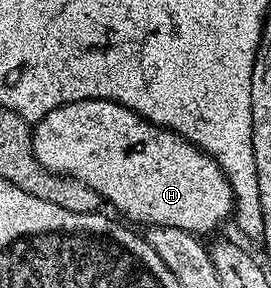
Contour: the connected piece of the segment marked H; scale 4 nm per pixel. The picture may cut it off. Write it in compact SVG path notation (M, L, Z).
M82 100L81 102L69 102L65 106L57 106L57 110L49 110L49 114L45 114L45 118L41 118L33 126L31 149L37 162L41 162L41 166L45 166L50 172L59 173L60 176L72 176L74 180L80 180L96 197L98 197L97 195L104 196L117 211L124 212L128 216L128 218L126 217L128 221L144 220L144 225L147 226L160 224L161 226L180 228L186 232L203 234L207 228L207 216L230 217L235 206L235 196L231 193L231 183L227 181L227 175L223 173L221 166L214 158L206 156L196 144L191 144L185 138L177 135L176 132L170 132L167 128L159 128L156 124L150 124L145 118L141 118L133 110L121 106L115 100Z

